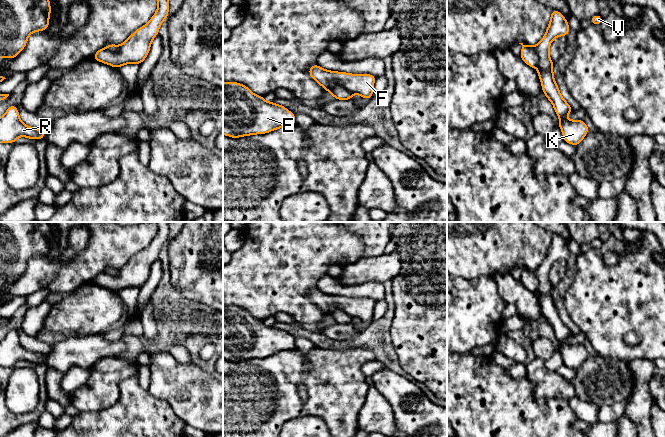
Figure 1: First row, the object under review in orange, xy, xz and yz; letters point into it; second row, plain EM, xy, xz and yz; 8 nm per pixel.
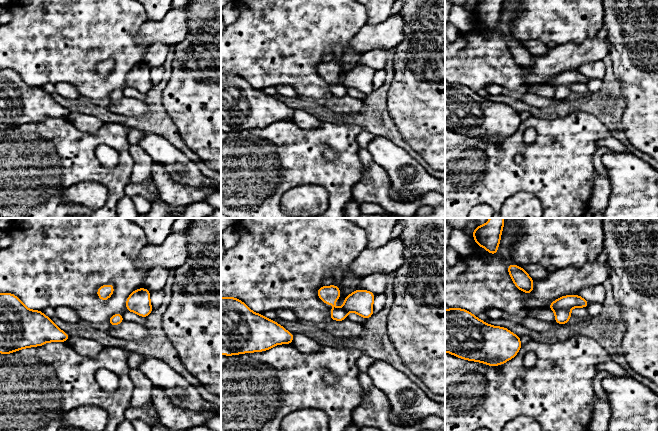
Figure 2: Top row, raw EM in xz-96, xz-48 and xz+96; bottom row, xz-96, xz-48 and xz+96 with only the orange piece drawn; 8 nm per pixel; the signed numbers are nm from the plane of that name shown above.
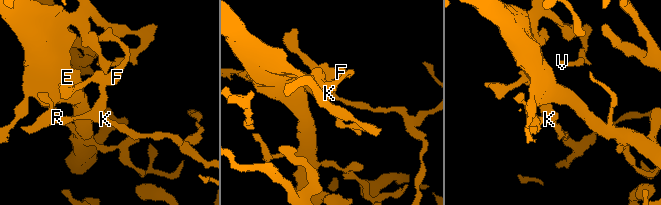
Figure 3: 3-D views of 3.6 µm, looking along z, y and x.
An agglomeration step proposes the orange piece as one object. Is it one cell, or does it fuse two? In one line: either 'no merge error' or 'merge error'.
merge error

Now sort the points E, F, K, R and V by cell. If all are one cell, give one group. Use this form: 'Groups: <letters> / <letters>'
Groups: E F V / K R

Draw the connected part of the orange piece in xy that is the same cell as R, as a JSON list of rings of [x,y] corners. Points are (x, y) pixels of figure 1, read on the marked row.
[[[10,105],[6,113],[0,118],[0,143],[14,143],[18,137],[30,139],[44,139],[42,129],[29,127],[22,123],[16,106]]]

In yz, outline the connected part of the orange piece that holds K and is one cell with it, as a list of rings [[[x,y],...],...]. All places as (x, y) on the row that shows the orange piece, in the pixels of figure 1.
[[[552,10],[547,31],[543,39],[535,46],[535,49],[539,57],[537,68],[538,76],[542,83],[542,91],[554,106],[559,118],[558,125],[563,133],[563,140],[577,146],[588,133],[589,129],[583,120],[572,121],[570,119],[561,119],[562,116],[568,116],[573,109],[559,92],[553,77],[554,63],[549,57],[549,46],[553,39],[558,36],[566,36],[569,32],[570,27],[563,14]]]

